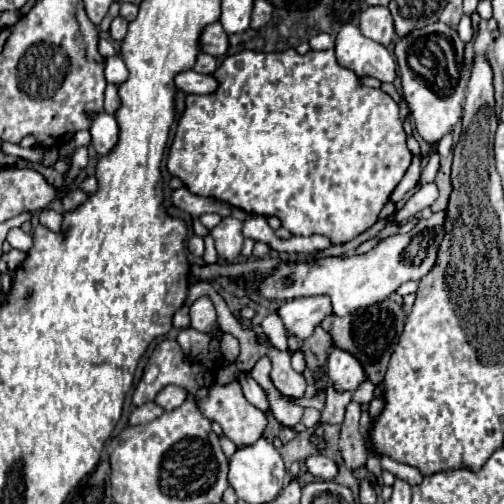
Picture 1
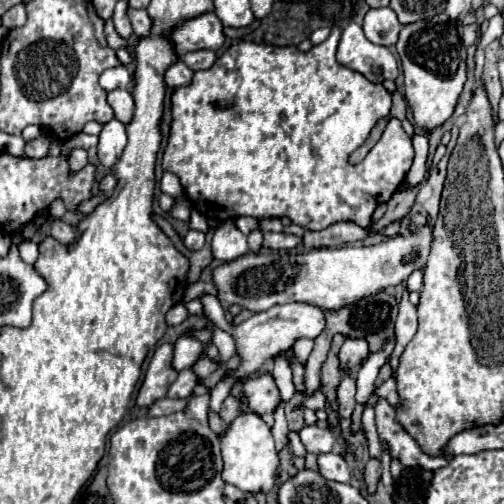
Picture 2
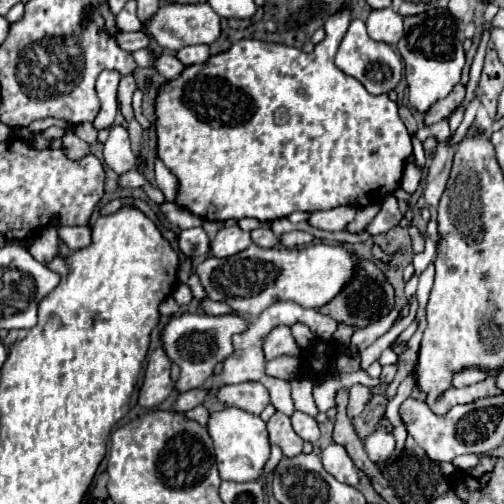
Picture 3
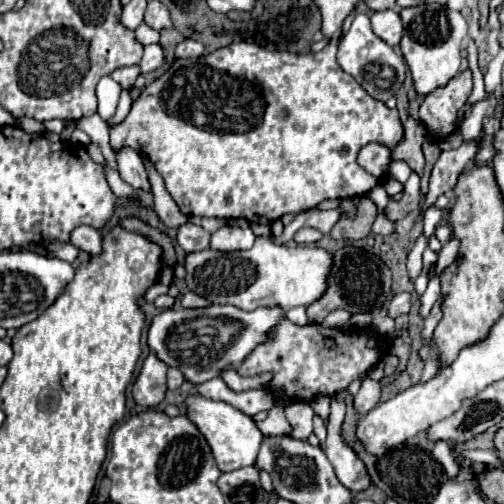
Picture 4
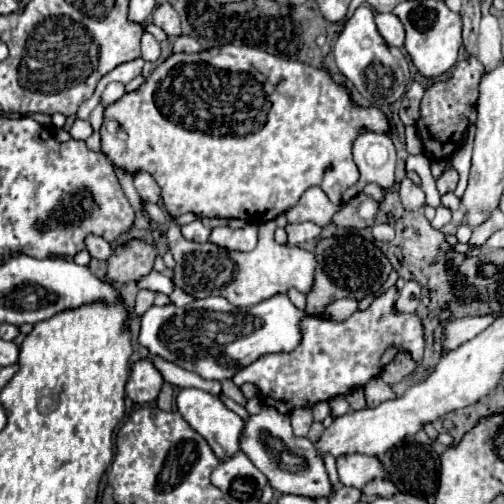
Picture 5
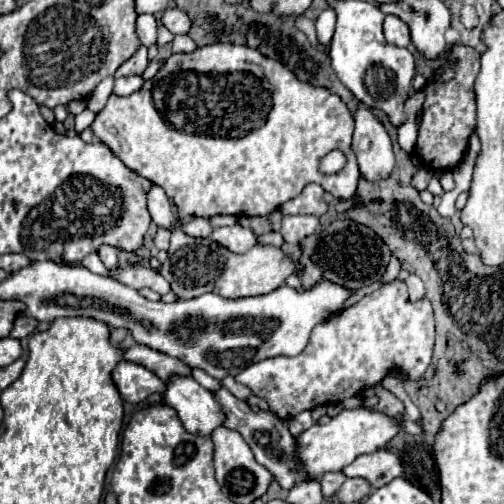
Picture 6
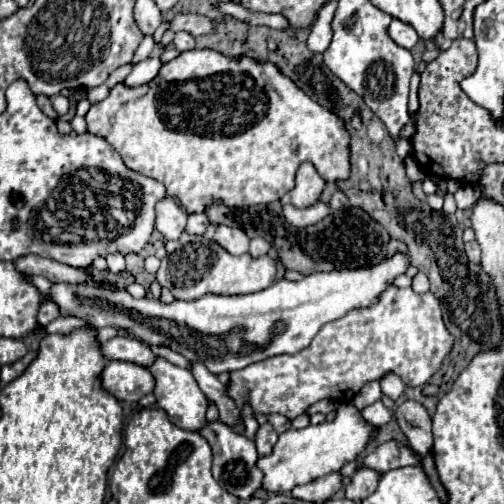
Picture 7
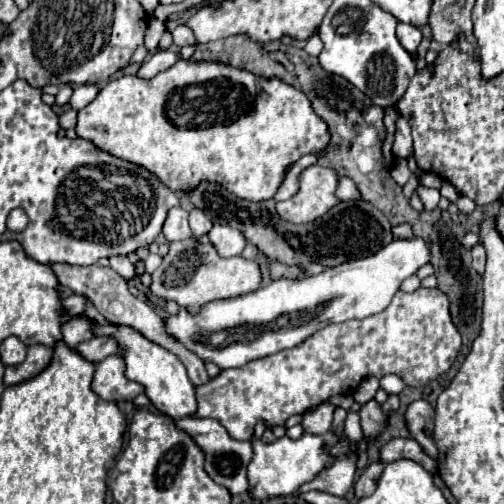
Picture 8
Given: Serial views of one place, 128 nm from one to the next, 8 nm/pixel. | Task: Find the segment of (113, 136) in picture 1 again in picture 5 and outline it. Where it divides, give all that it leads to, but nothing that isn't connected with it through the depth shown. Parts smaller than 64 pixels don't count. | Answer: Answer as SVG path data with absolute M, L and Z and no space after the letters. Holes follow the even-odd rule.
M138 172L134 174L134 186L138 190L138 194L146 200L146 202L152 202L152 204L158 204L162 200L160 196L160 186L156 184L156 180L146 174L146 172Z

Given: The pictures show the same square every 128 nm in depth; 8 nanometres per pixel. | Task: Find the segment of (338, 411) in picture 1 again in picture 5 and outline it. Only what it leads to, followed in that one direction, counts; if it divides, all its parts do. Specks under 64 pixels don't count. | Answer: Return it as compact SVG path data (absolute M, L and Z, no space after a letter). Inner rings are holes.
M372 378L364 386L364 392L366 392L366 404L370 408L376 408L376 404L382 404L384 400L394 400L396 398L392 388L386 382L382 382L382 378Z

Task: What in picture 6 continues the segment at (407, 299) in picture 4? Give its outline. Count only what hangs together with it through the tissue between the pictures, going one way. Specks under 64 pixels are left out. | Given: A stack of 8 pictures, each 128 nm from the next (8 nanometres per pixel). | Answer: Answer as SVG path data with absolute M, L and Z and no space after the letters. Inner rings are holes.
M410 274L410 276L408 276L408 280L406 280L406 284L408 284L410 300L418 300L418 298L422 298L422 296L424 296L424 282L422 282L416 274Z

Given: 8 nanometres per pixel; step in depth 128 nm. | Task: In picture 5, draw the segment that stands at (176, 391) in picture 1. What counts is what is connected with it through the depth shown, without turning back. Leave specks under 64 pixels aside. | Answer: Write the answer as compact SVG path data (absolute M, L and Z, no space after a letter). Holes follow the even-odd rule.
M276 294L252 308L234 308L222 296L208 296L182 308L174 304L150 306L142 314L138 342L146 346L150 354L162 356L206 380L226 380L264 354L296 350L302 340L300 324L308 316L306 310L290 302L288 294Z

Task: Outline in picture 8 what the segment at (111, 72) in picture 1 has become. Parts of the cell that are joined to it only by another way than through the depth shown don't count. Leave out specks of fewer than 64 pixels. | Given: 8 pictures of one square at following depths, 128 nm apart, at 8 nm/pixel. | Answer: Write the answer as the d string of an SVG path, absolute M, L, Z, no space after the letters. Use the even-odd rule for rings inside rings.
M170 48L170 50L156 50L150 58L144 60L142 68L138 70L138 76L140 76L140 78L152 78L152 76L156 76L158 72L168 70L170 66L174 66L180 58L182 58L182 56L180 56L178 50L172 50L172 48Z

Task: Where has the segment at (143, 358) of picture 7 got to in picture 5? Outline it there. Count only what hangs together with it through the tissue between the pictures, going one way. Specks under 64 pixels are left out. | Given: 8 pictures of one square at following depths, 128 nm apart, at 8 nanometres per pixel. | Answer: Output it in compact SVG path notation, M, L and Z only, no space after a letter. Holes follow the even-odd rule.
M150 356L150 360L156 366L156 370L162 374L164 382L168 382L168 384L172 384L176 388L188 388L188 386L202 388L202 390L206 390L206 392L210 392L214 396L218 396L218 392L220 392L220 382L204 380L196 372L188 372L188 370L184 370L184 368L164 360L164 358L160 358L160 356Z

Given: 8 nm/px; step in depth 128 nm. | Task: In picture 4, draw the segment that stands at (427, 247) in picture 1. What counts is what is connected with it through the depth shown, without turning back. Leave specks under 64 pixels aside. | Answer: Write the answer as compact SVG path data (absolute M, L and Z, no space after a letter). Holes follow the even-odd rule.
M258 236L256 244L244 252L218 252L206 248L184 258L186 286L214 302L232 304L242 310L256 310L260 306L308 306L326 290L326 276L332 266L332 256L316 246L284 246L276 244L272 236Z

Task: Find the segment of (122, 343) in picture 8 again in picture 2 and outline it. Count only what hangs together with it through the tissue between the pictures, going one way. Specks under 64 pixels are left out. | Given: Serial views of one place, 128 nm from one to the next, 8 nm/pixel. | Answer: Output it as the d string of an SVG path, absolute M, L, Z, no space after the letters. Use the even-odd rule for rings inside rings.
M242 412L228 424L226 432L218 436L222 446L222 480L228 484L234 484L236 488L244 492L270 492L270 488L276 484L276 476L280 470L278 454L274 448L274 438L270 434L270 426L254 412Z

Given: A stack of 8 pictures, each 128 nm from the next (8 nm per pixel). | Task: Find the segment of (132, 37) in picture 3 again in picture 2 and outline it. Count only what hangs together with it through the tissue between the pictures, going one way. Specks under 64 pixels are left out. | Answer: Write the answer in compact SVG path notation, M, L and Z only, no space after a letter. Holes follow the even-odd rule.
M108 20L108 22L106 22L106 30L104 30L104 34L106 34L106 40L108 40L108 46L110 46L110 48L118 50L118 48L128 46L128 40L124 40L124 38L116 32L116 28L114 28L112 20Z

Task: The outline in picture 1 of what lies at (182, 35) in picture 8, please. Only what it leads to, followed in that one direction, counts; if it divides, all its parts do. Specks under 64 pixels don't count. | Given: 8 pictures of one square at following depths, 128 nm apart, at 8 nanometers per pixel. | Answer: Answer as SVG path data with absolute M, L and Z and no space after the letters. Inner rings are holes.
M200 52L192 70L194 70L194 72L198 72L198 74L212 74L212 72L216 70L216 58L214 58L214 56L210 56L210 54Z

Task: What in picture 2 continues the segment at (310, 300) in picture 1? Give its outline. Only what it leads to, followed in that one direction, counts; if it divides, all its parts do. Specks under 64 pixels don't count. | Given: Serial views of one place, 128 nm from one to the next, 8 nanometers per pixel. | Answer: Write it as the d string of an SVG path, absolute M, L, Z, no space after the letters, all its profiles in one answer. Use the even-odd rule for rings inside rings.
M200 294L200 302L204 306L204 314L208 314L210 320L220 330L228 332L234 338L234 342L236 342L236 354L240 356L240 366L226 372L226 376L230 376L234 380L242 380L242 378L258 372L266 360L274 358L278 352L282 352L286 348L292 348L294 340L320 336L324 332L324 326L326 326L322 310L316 308L316 306L312 306L312 304L304 304L304 302L290 302L290 304L272 306L272 308L268 308L264 312L258 312L258 314L250 316L242 324L228 324L226 322L222 304L218 302L216 296L212 296L212 294Z

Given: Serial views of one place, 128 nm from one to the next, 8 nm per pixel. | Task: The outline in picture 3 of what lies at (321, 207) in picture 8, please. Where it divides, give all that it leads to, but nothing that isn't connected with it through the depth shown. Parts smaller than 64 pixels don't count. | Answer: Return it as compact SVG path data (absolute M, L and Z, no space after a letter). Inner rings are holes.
M294 230L294 232L288 232L288 234L282 234L282 236L280 236L280 244L288 246L288 248L304 246L304 244L310 244L312 240L314 240L312 234L308 234L308 232L300 232L300 230Z

